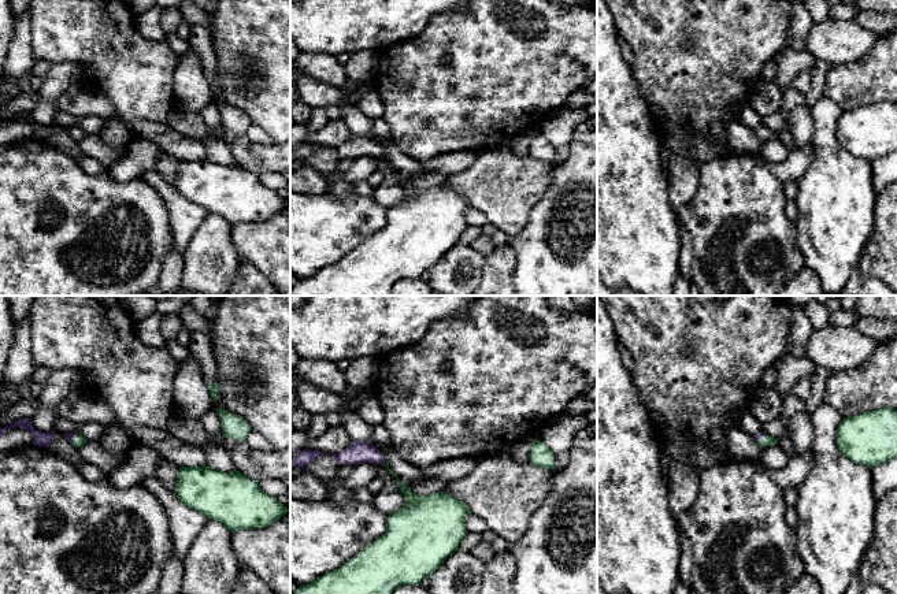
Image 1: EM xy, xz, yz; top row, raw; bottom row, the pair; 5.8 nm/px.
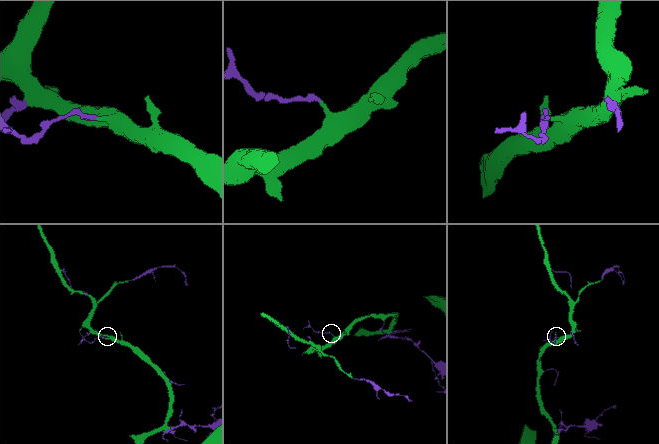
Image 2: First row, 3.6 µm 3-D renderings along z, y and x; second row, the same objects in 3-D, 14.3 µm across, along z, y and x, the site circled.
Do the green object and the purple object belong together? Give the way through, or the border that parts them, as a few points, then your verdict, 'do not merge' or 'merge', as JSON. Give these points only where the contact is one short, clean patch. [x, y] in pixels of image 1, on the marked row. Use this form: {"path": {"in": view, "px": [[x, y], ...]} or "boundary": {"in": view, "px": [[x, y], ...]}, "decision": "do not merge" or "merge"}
{"decision": "merge"}

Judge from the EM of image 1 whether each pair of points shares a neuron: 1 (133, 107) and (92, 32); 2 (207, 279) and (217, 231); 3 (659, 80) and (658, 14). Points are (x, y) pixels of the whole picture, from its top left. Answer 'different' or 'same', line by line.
1: same
2: same
3: same

